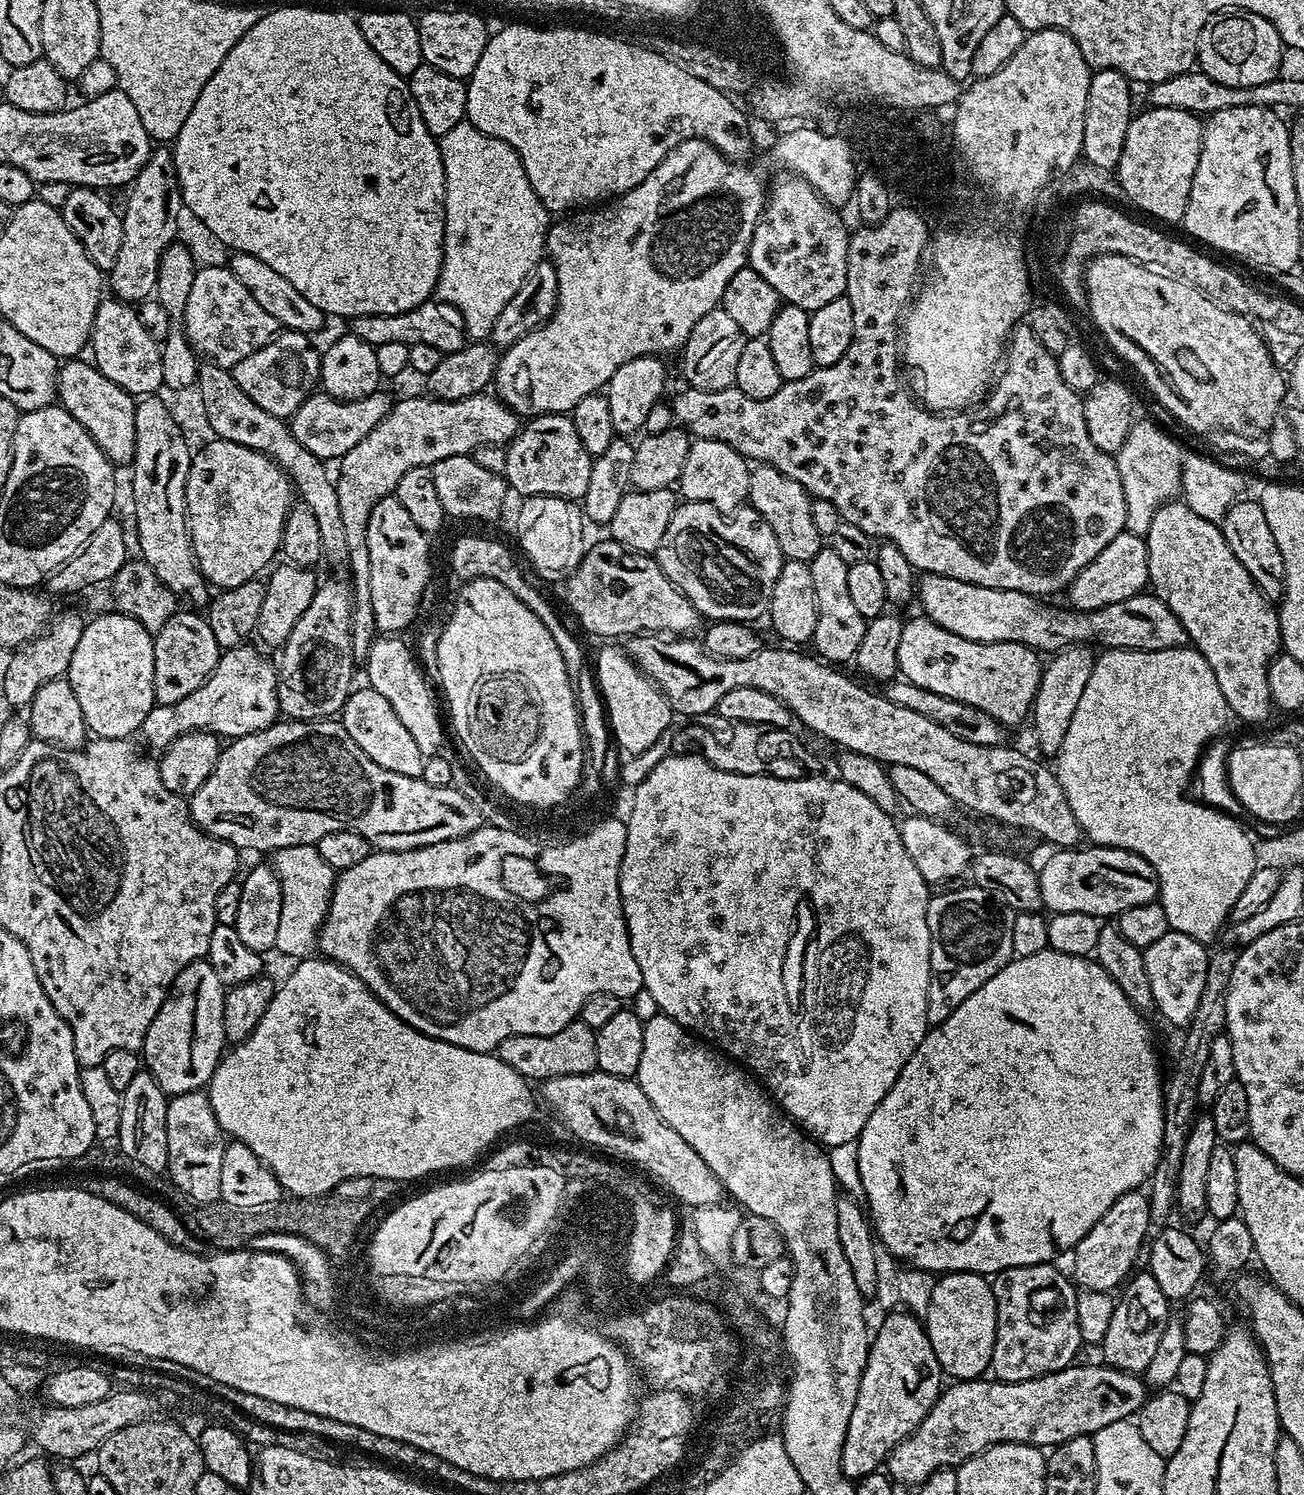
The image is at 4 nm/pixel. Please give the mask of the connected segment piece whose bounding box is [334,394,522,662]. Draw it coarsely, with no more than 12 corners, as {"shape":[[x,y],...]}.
{"shape":[[481,394],[397,399],[338,461],[352,659],[378,635],[370,510],[402,477],[522,427]]}

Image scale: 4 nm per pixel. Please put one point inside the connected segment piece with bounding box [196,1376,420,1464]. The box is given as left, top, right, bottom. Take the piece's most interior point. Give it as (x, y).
(281, 1418)

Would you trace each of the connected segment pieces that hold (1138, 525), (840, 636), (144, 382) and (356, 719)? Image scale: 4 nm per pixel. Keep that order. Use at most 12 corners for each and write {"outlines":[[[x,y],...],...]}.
{"outlines":[[[1137,419],[1114,453],[1125,529],[1147,537],[1181,495],[1184,456]],[[822,546],[807,565],[818,622],[811,647],[833,666],[855,657],[864,616],[842,583],[848,564]],[[101,299],[91,359],[134,398],[164,386],[161,345],[131,303]],[[353,687],[342,709],[358,750],[423,777],[426,757],[390,702]]]}

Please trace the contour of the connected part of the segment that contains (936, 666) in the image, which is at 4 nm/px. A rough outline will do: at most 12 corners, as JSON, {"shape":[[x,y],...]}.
{"shape":[[904,620],[899,675],[1002,726],[1029,719],[1042,660]]}

